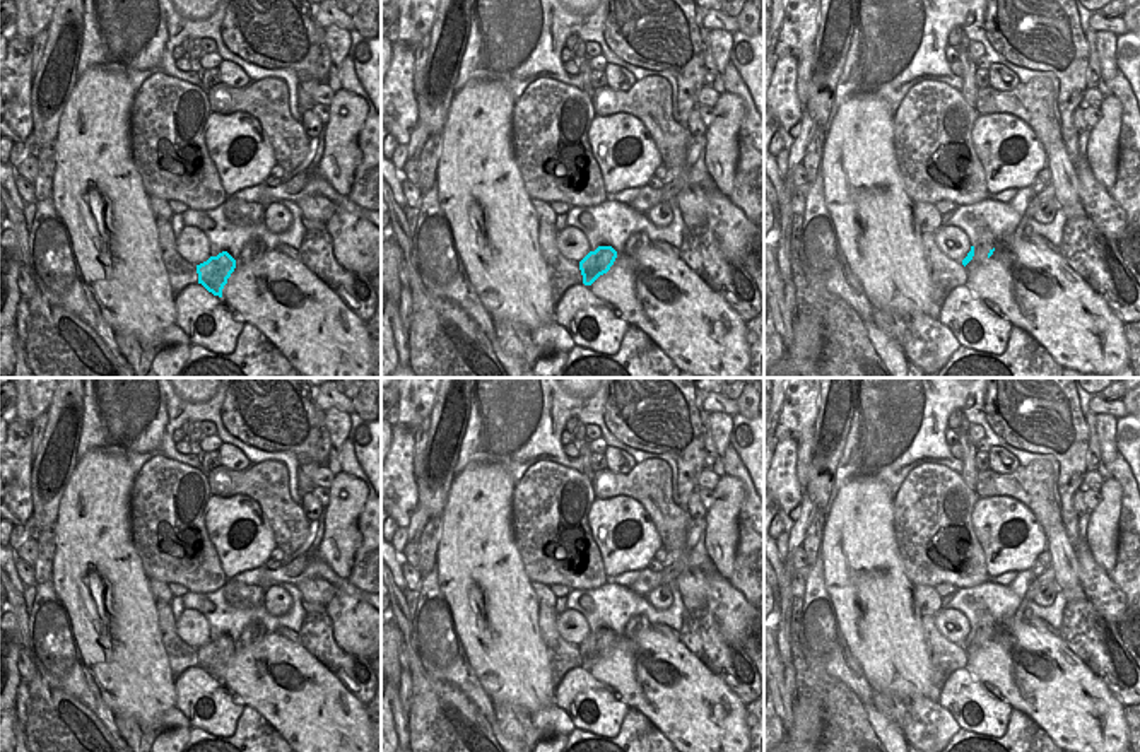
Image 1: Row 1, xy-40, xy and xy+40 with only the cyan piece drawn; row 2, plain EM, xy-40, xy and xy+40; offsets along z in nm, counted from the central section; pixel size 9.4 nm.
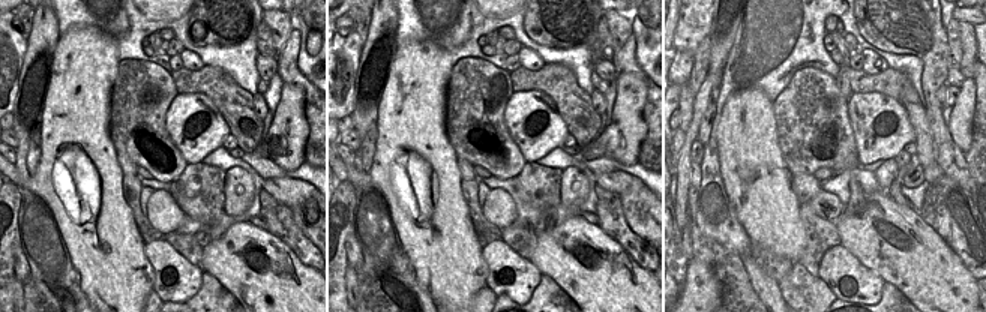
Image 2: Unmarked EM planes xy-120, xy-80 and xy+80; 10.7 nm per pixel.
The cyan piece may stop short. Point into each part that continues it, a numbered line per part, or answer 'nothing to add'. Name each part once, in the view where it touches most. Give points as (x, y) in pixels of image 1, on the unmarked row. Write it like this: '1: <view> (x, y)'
1: xy+40 (987, 622)

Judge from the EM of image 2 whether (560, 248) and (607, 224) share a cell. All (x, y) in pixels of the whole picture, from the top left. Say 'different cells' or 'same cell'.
different cells

